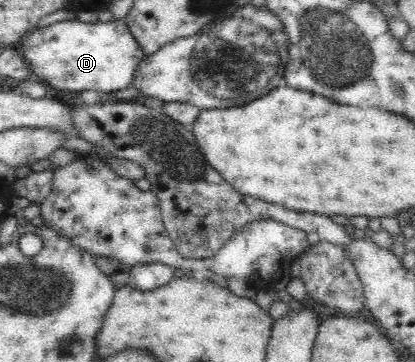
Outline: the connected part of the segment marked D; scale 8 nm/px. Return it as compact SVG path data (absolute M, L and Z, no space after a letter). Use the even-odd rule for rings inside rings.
M77 19L59 21L46 27L34 28L17 47L33 70L45 84L65 91L97 89L108 96L125 89L133 81L133 71L143 59L143 50L129 34L124 19L107 23L82 23Z

